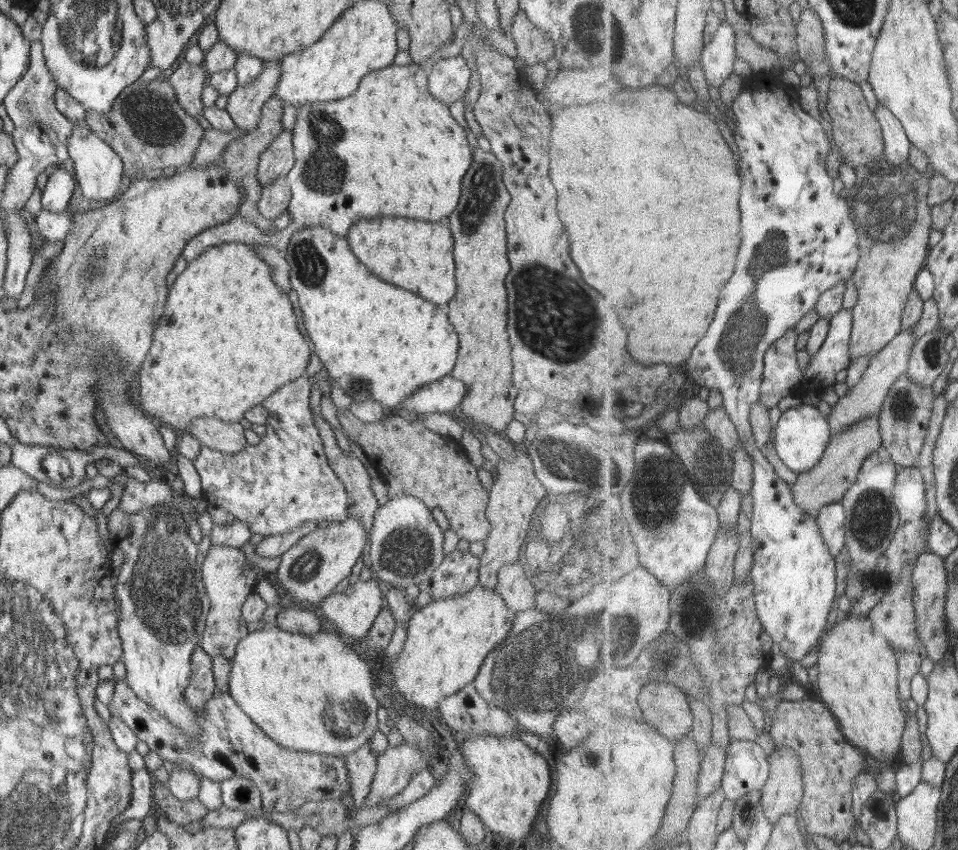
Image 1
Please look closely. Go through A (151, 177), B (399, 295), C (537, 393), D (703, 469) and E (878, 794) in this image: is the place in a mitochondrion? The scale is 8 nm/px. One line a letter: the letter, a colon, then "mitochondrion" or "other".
A: other
B: other
C: other
D: mitochondrion
E: other

